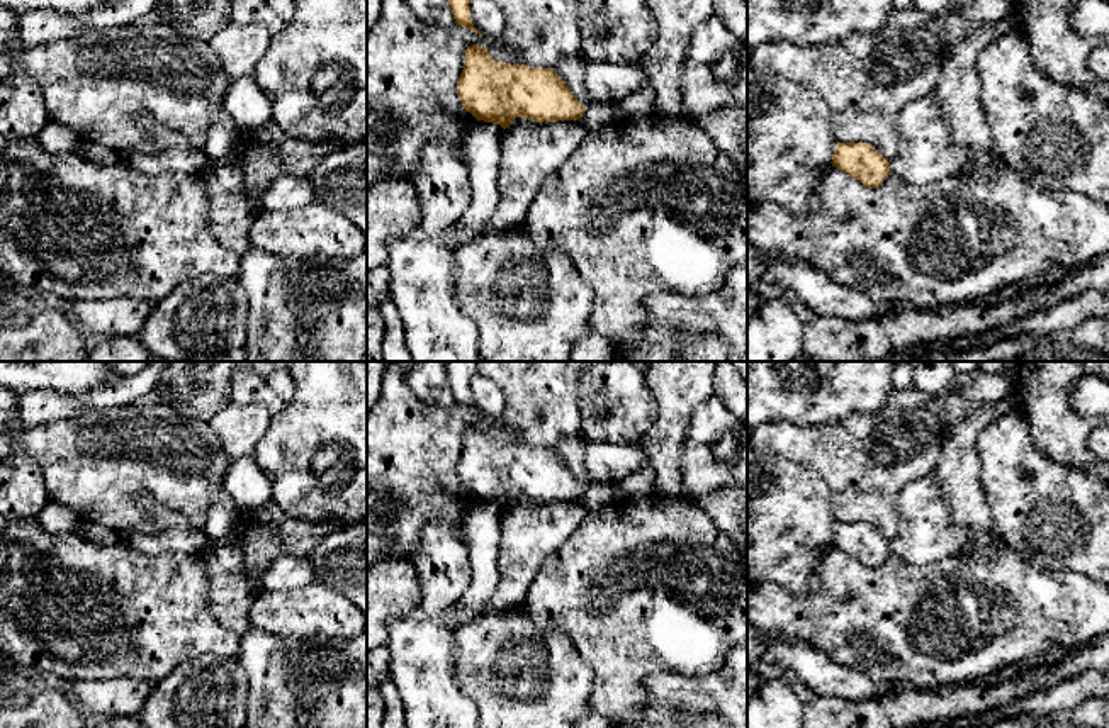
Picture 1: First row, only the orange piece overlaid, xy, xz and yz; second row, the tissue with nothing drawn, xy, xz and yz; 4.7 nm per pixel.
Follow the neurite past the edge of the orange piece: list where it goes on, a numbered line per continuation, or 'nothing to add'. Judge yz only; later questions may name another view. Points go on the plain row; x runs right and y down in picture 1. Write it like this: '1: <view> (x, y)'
nothing to add

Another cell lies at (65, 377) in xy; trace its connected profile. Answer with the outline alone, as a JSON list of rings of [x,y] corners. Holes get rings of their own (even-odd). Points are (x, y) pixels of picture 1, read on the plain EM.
[[[0,361],[0,387],[15,395],[29,390],[85,394],[119,380],[105,361]]]

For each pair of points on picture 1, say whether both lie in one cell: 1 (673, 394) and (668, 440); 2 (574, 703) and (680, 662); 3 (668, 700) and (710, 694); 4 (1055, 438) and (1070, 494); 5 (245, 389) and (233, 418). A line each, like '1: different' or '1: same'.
1: same
2: different
3: same
4: different
5: different

